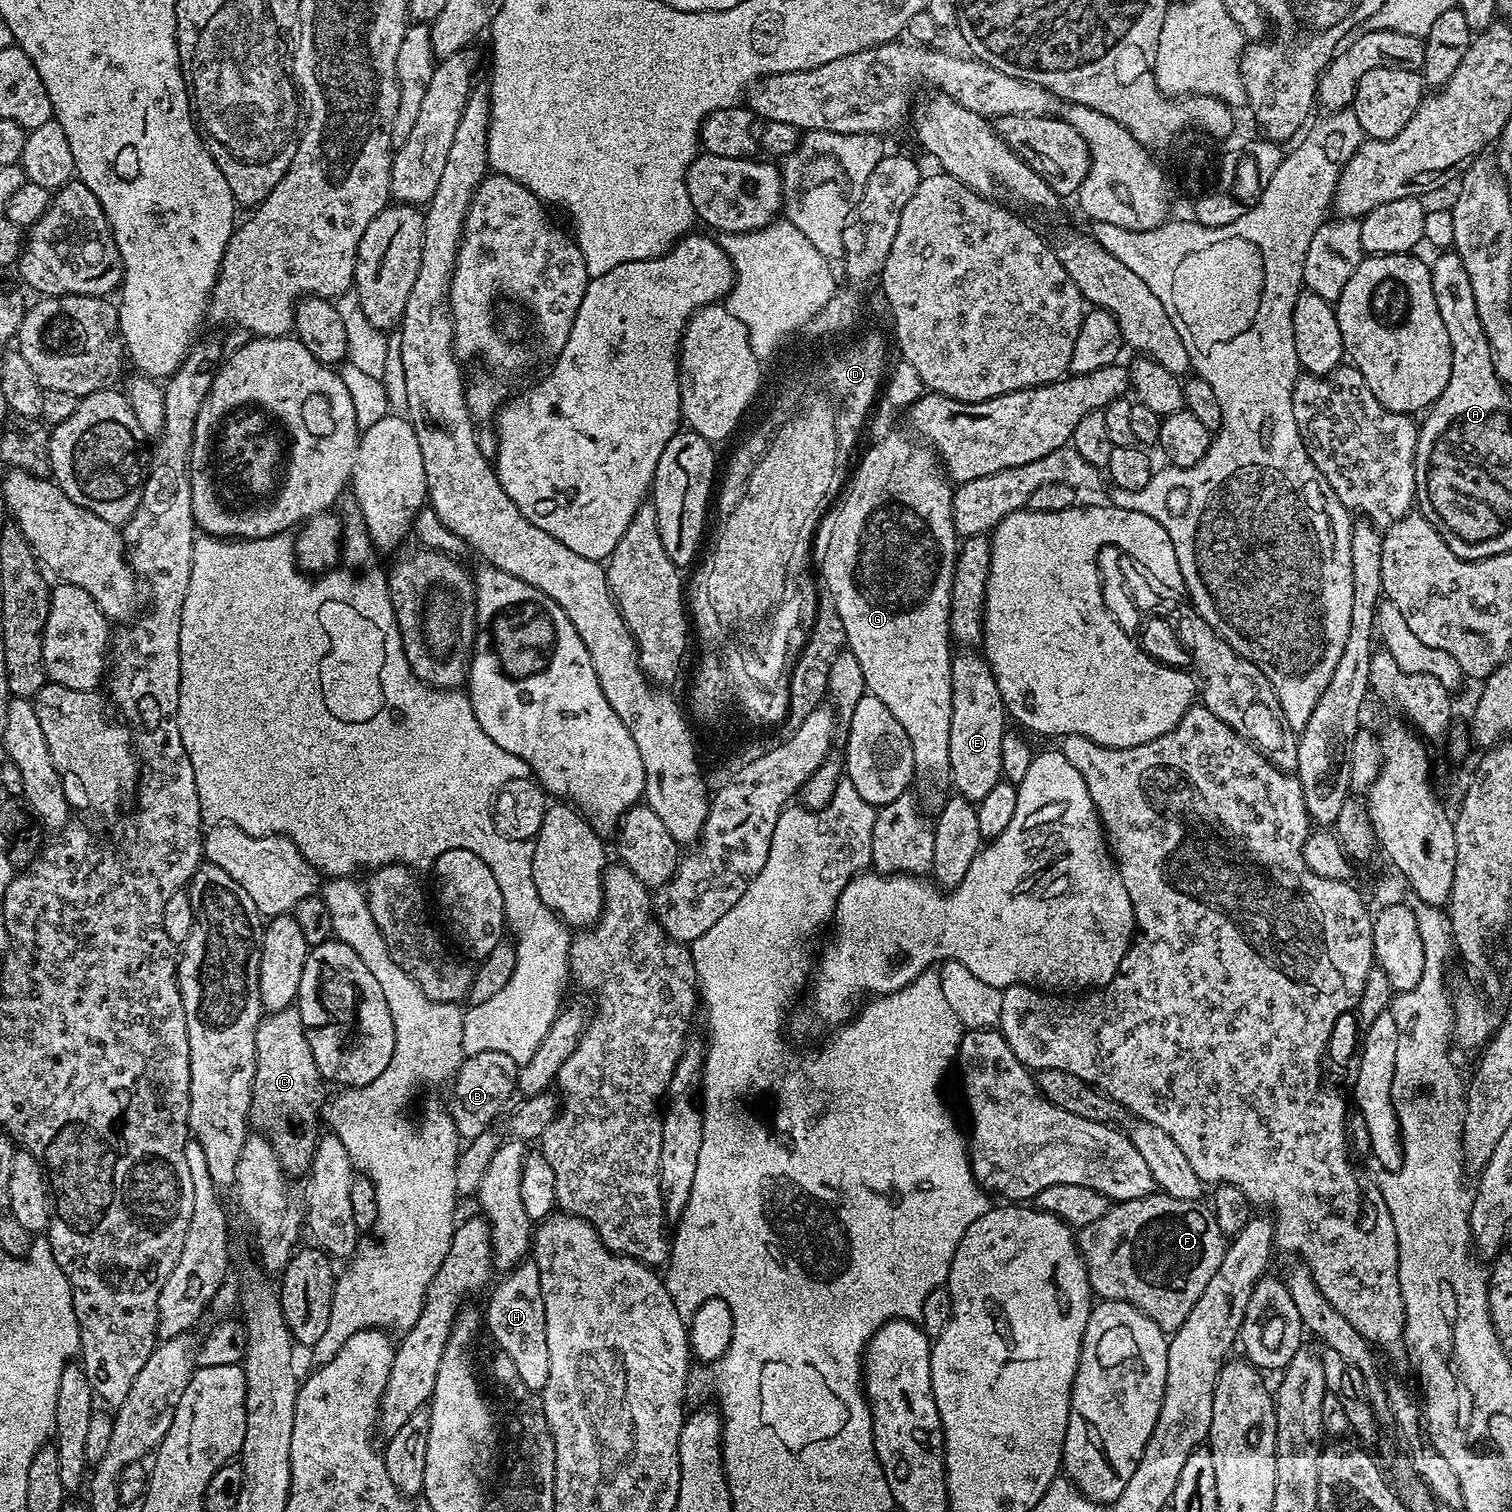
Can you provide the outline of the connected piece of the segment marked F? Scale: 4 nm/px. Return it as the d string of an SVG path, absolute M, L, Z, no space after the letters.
M1153 1194L1137 1200L1121 1200L1113 1203L1108 1212L1102 1214L1102 1218L1098 1218L1098 1222L1090 1222L1090 1226L1079 1229L1078 1247L1080 1259L1084 1261L1088 1271L1088 1281L1092 1291L1100 1300L1117 1300L1118 1302L1133 1304L1139 1312L1145 1312L1165 1334L1171 1334L1176 1331L1178 1326L1182 1326L1182 1322L1186 1322L1186 1314L1190 1314L1190 1310L1194 1310L1194 1302L1198 1302L1198 1298L1202 1298L1202 1290L1206 1290L1210 1278L1214 1278L1214 1270L1218 1270L1218 1266L1222 1266L1226 1237L1221 1232L1216 1216L1207 1203L1200 1200L1179 1200L1163 1194Z

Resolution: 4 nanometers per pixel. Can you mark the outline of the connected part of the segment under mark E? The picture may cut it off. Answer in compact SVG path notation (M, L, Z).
M964 650L952 657L952 673L950 674L952 687L952 713L950 714L950 784L953 784L959 795L973 802L979 802L994 790L994 786L1001 783L1002 777L1002 740L1006 731L1006 713L1004 703L998 694L998 682L994 682L994 674L990 670L983 655L972 650Z

